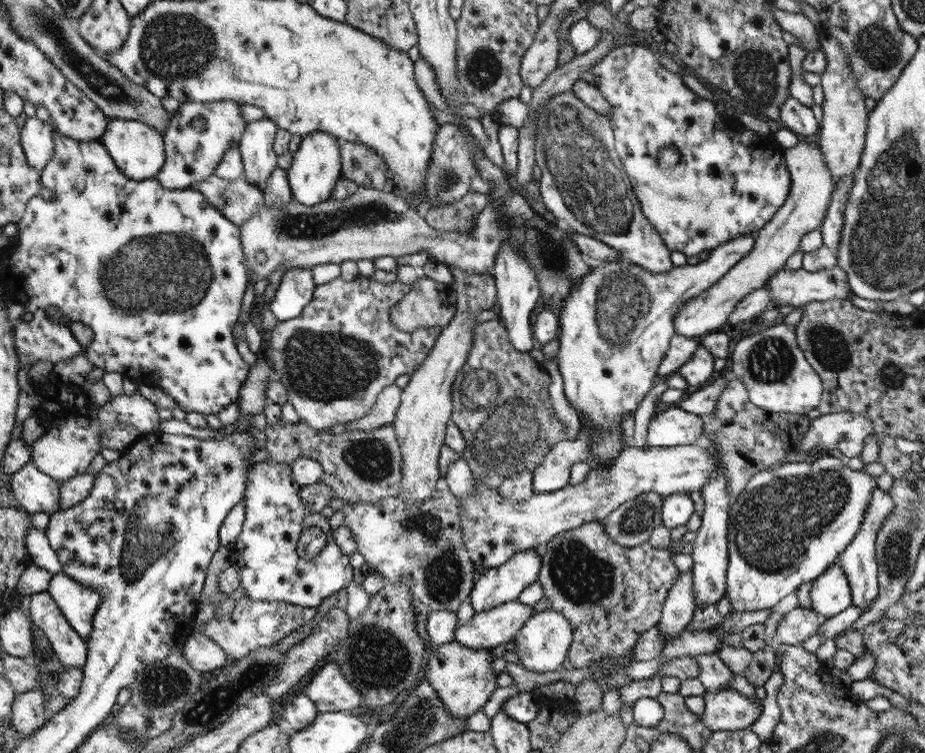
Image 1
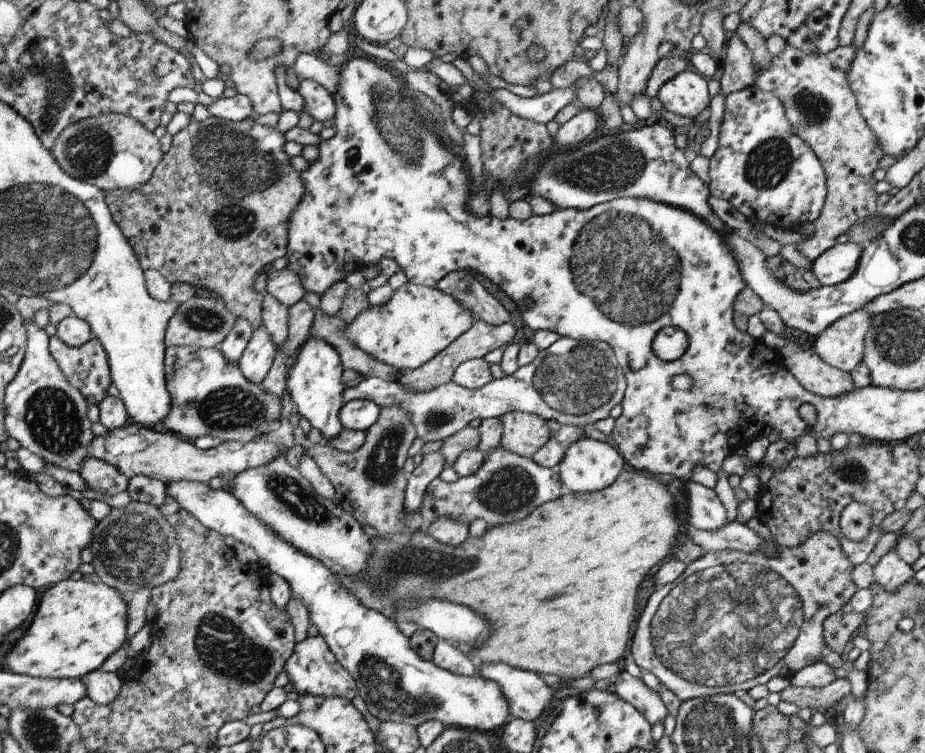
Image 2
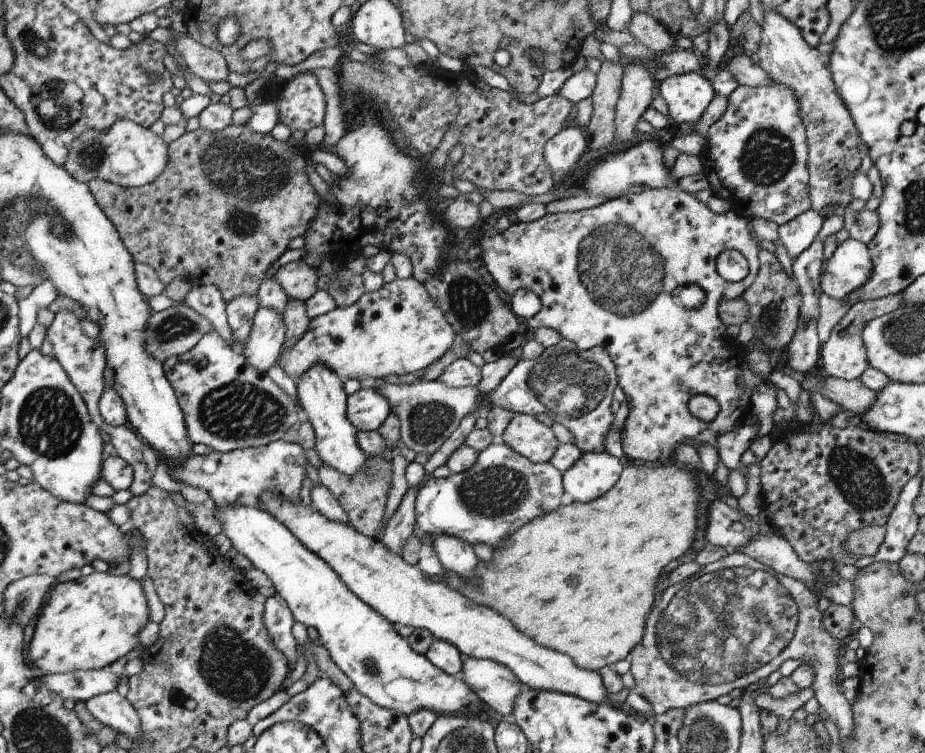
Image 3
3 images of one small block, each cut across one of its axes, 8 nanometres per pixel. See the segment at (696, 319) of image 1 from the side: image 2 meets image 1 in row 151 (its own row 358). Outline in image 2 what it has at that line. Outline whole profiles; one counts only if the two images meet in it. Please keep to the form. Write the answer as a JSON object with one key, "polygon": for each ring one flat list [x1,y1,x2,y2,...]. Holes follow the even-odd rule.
{"polygon":[[789,340,789,343,781,348,783,355,780,362,794,375,794,378,803,385,806,390,818,396,834,398,834,396,843,396,850,390,854,390,854,382,850,373,844,372,834,366,826,364,809,346,803,347]]}

